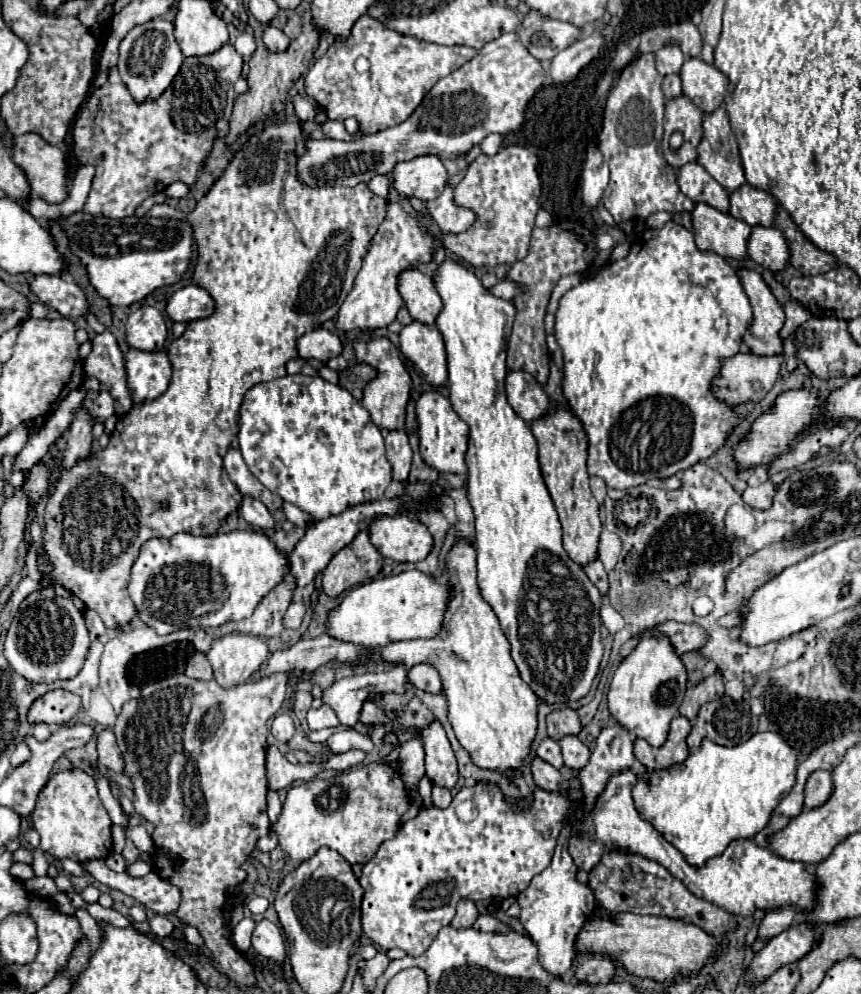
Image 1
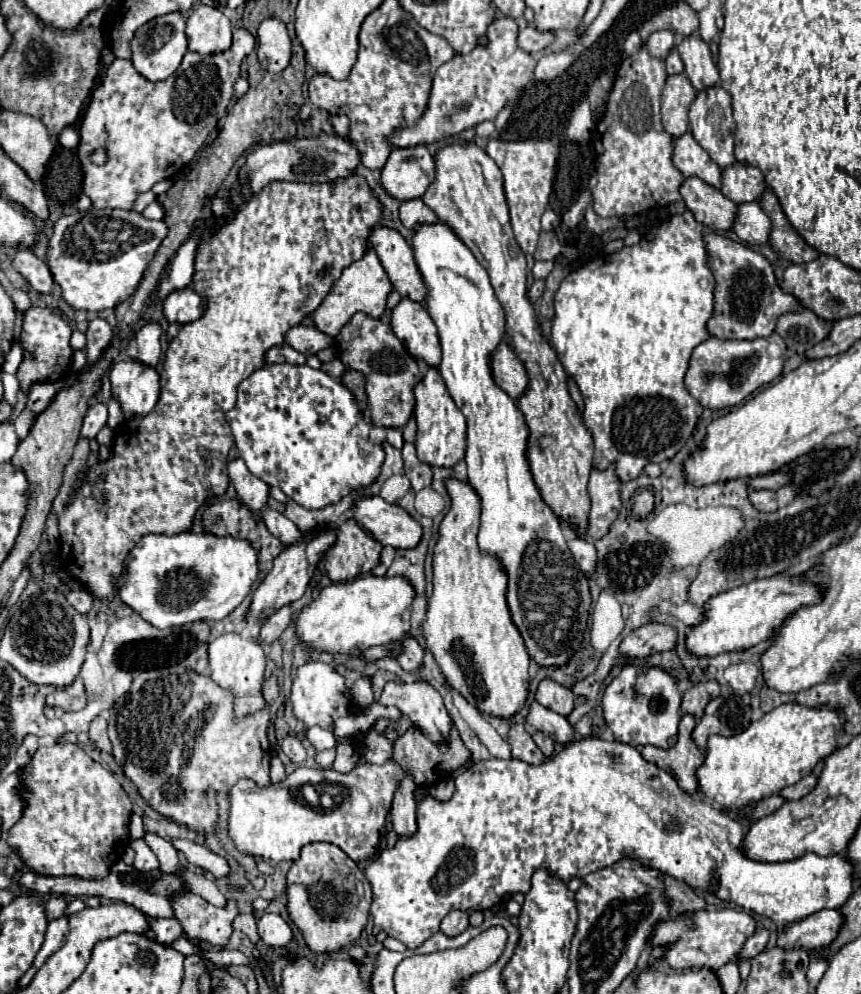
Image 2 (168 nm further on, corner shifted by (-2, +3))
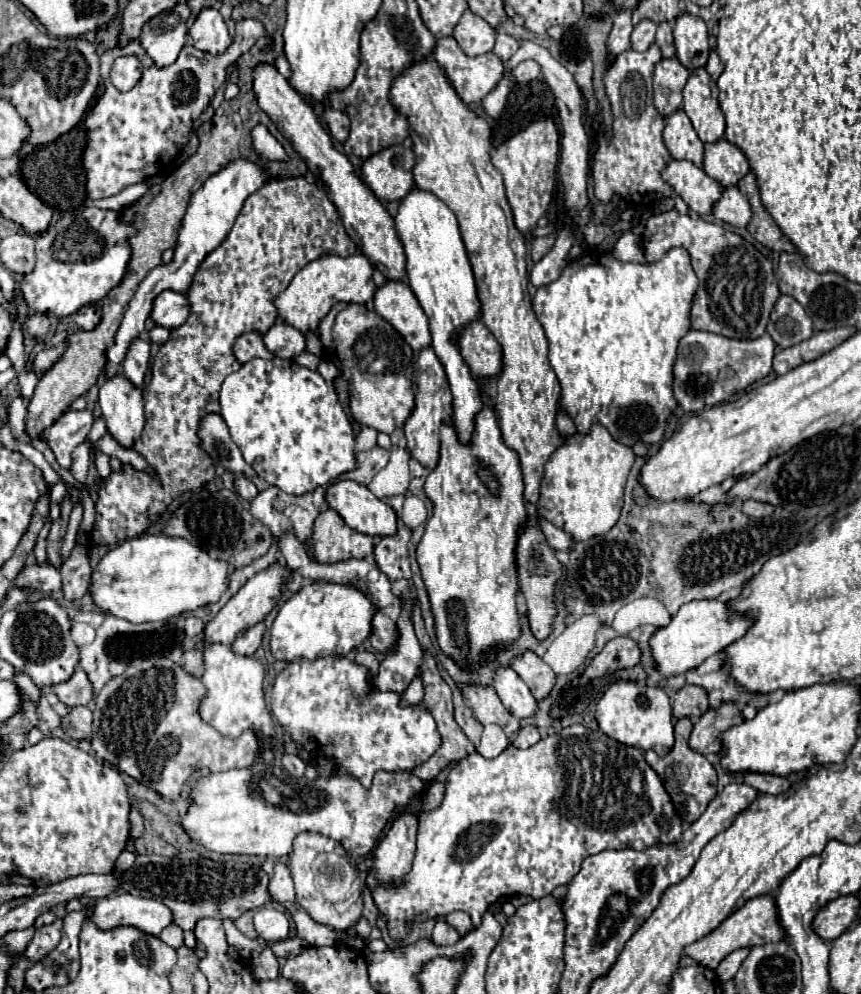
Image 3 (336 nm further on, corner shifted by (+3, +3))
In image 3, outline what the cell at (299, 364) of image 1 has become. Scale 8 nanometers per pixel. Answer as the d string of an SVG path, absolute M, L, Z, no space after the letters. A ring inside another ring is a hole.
M247 333L247 335L241 335L233 347L233 353L235 357L241 361L241 363L247 363L251 361L253 357L261 357L261 359L273 359L275 355L265 347L263 339L259 333Z

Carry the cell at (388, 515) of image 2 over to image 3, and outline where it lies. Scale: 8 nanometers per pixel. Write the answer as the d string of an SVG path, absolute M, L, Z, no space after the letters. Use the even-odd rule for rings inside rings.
M337 481L327 489L325 499L329 507L359 533L371 537L397 533L397 515L393 507L377 499L365 485L357 485L355 481Z

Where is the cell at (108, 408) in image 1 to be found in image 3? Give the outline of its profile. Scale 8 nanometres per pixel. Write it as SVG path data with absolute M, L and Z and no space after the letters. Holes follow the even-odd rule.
M67 411L57 419L47 431L45 441L57 457L57 463L63 469L71 467L71 451L83 443L91 431L95 417L91 411Z

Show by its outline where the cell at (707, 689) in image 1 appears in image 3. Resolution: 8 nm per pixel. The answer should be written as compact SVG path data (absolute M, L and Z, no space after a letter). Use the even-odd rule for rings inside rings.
M685 685L673 697L673 715L677 719L681 719L681 717L699 719L707 709L709 709L709 697L703 687Z

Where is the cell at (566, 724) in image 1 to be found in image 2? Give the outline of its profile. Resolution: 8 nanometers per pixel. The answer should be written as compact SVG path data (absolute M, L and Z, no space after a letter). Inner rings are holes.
M542 679L538 683L536 699L544 707L548 707L548 709L552 709L552 711L556 711L560 715L568 715L574 709L574 693L568 687L560 685L560 683L552 681L552 679Z

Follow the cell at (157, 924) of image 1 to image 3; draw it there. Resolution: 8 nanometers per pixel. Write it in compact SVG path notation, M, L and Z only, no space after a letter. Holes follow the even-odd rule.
M167 925L159 935L157 935L163 943L167 943L169 947L173 947L173 949L177 949L177 947L181 947L183 945L183 931L181 931L181 927L177 927L177 925Z

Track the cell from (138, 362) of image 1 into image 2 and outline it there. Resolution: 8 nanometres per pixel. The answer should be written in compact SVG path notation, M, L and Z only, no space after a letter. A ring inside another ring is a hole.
M132 359L118 361L110 369L112 397L118 397L124 417L148 415L160 395L160 375L154 367Z

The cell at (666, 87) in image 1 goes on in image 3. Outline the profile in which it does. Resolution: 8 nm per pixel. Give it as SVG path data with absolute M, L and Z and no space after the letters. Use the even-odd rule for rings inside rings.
M669 23L659 25L655 43L663 51L663 59L673 59L675 57L675 45L673 45L673 35L671 35L671 25Z

